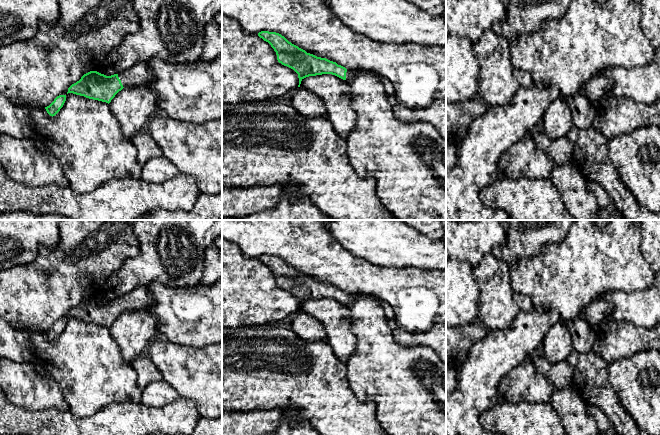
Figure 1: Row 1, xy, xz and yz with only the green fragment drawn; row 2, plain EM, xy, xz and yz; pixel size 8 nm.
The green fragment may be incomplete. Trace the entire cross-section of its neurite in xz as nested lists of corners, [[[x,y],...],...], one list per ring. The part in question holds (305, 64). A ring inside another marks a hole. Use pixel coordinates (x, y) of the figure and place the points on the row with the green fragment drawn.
[[[261,31],[258,36],[271,45],[279,63],[293,69],[298,74],[298,87],[300,87],[301,81],[309,76],[332,74],[349,81],[357,72],[357,70],[346,69],[326,58],[307,53],[279,33]]]

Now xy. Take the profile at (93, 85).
[[[146,62],[137,63],[130,69],[111,76],[90,71],[72,84],[68,88],[67,94],[73,93],[109,104],[124,87],[147,83],[152,78],[153,72]]]

